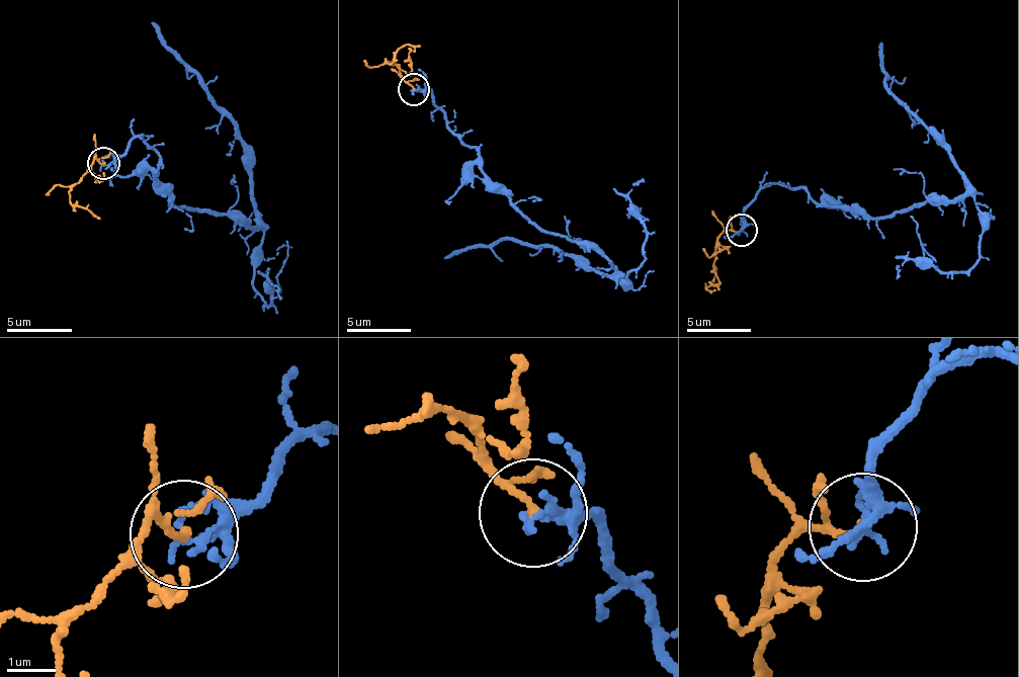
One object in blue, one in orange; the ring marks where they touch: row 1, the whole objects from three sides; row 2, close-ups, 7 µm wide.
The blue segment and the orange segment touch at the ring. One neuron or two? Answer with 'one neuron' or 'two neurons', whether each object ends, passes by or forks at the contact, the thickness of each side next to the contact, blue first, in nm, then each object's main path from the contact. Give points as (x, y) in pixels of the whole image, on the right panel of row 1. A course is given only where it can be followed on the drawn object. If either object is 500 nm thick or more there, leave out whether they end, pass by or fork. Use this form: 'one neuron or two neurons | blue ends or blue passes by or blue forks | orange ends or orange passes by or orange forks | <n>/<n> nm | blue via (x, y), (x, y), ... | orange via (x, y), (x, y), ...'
two neurons | blue ends | orange passes by | 150/110 nm | blue via (742, 232), (746, 204), (766, 185), (874, 218), (962, 192), (965, 177), (943, 137), (887, 86), (882, 44) | orange via (742, 229), (718, 238), (716, 271), (719, 280), (706, 286), (711, 291)

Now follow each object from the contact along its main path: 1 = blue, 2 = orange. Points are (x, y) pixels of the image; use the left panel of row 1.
1: (104, 166), (141, 135), (159, 158), (153, 179), (170, 203), (260, 224), (249, 159), (231, 122), (151, 23)
2: (104, 163), (90, 163), (71, 190), (70, 200), (99, 218)

